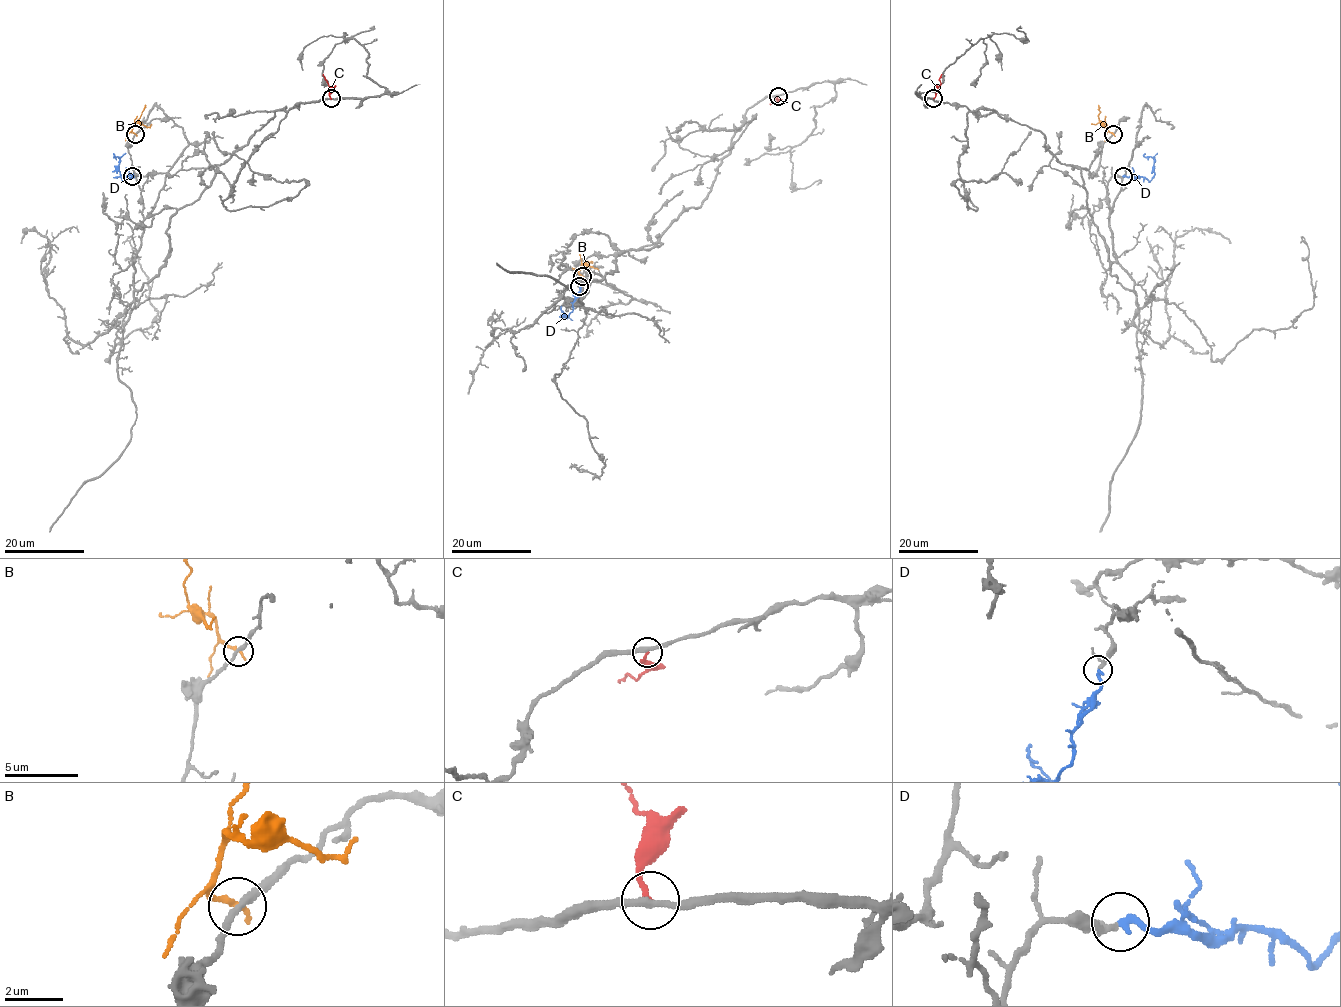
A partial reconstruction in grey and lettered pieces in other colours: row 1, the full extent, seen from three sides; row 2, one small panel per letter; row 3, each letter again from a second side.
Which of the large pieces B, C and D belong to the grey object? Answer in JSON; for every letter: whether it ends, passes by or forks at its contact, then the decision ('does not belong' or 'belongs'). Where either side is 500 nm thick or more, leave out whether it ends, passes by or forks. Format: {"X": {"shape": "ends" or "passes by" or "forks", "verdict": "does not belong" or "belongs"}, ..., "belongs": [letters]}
{"B": {"shape": "ends", "verdict": "does not belong"}, "C": {"shape": "ends", "verdict": "does not belong"}, "D": {"shape": "ends", "verdict": "belongs"}, "belongs": ["D"]}

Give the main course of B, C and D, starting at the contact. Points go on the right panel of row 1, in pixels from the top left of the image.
B: (1113, 133), (1101, 123), (1098, 104)
C: (933, 98), (941, 74)
D: (1123, 175), (1144, 176), (1149, 181), (1154, 175), (1154, 159), (1145, 153)

